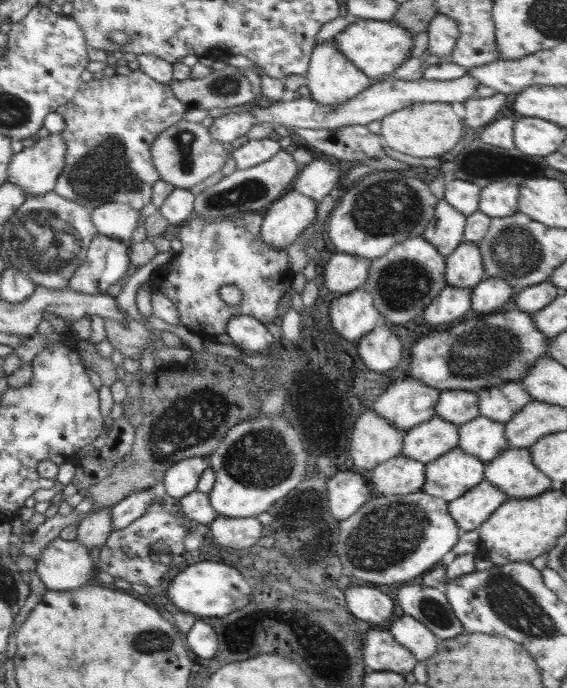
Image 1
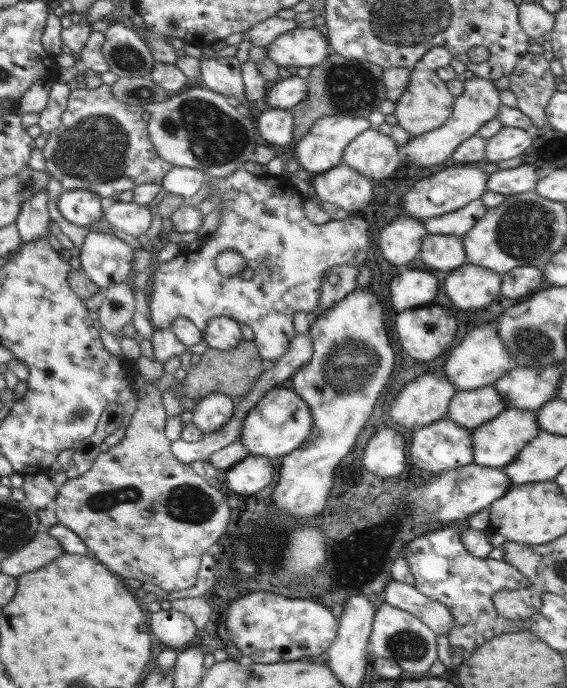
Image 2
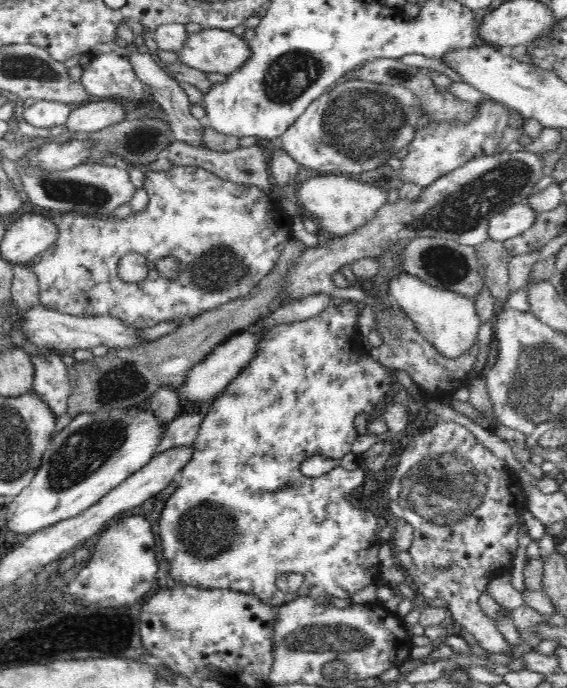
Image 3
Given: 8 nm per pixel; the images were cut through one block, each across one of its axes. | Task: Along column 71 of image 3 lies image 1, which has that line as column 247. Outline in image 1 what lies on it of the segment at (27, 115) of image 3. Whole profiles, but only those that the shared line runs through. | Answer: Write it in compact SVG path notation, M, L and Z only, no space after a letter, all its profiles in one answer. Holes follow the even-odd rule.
M466 74L461 78L454 80L428 80L424 77L420 80L393 80L386 79L383 82L372 82L371 85L356 94L354 98L348 99L342 105L330 107L322 105L314 99L301 97L287 102L274 101L273 103L264 106L258 106L254 102L245 107L247 112L254 116L257 124L274 124L284 126L288 130L292 128L326 128L326 130L336 130L336 128L344 128L344 126L356 126L362 124L366 126L370 122L382 120L387 114L392 114L396 110L400 110L406 106L415 105L420 102L466 102L477 95L478 80Z

